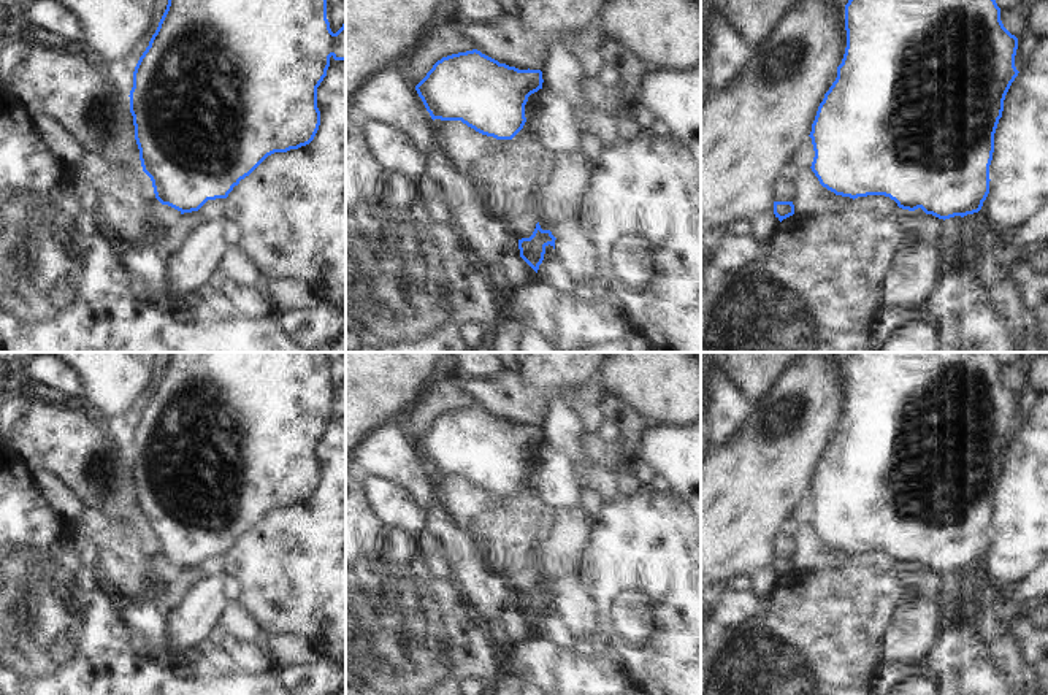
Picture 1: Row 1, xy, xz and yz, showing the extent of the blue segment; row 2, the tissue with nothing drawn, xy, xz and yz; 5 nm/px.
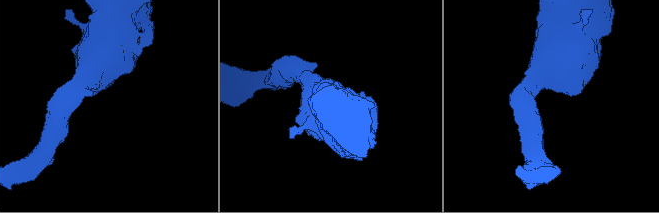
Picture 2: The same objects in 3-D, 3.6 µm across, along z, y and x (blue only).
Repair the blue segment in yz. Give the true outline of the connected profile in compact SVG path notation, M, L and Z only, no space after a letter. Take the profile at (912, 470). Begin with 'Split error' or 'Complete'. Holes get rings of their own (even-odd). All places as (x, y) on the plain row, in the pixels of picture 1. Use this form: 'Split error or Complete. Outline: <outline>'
Complete. Outline: M851 352L845 360L845 386L847 403L842 419L837 422L837 433L820 459L809 490L815 506L810 524L820 539L836 551L853 555L867 551L885 551L902 565L915 566L921 563L926 570L943 576L978 568L989 549L994 489L1002 473L1004 455L1019 428L1015 422L1018 394L1004 382L996 355L993 352Z

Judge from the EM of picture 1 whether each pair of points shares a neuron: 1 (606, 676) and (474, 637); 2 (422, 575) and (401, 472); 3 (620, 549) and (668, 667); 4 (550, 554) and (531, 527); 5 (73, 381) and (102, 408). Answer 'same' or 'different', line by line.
1: different
2: different
3: same
4: different
5: different

